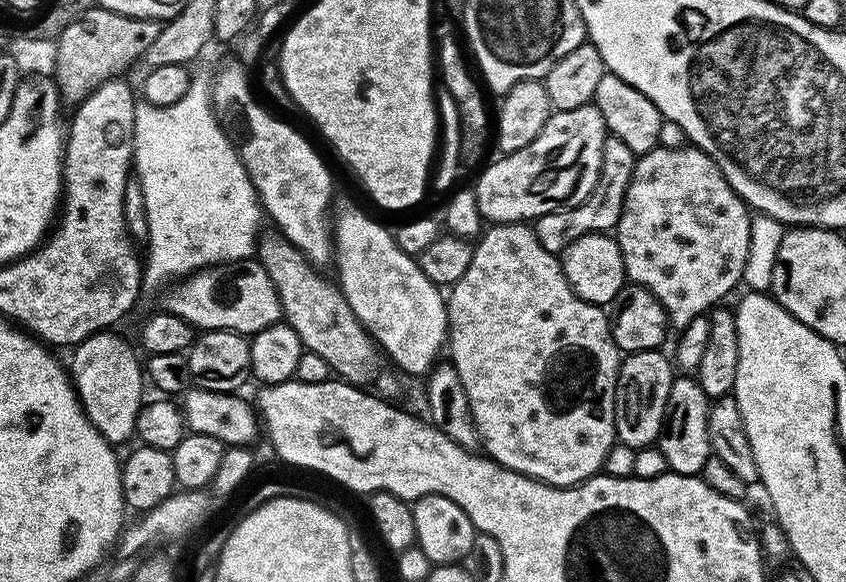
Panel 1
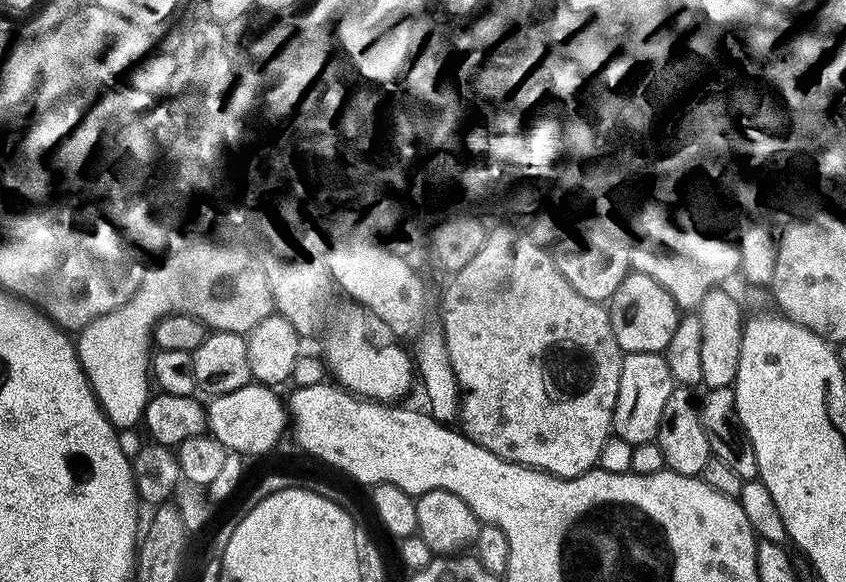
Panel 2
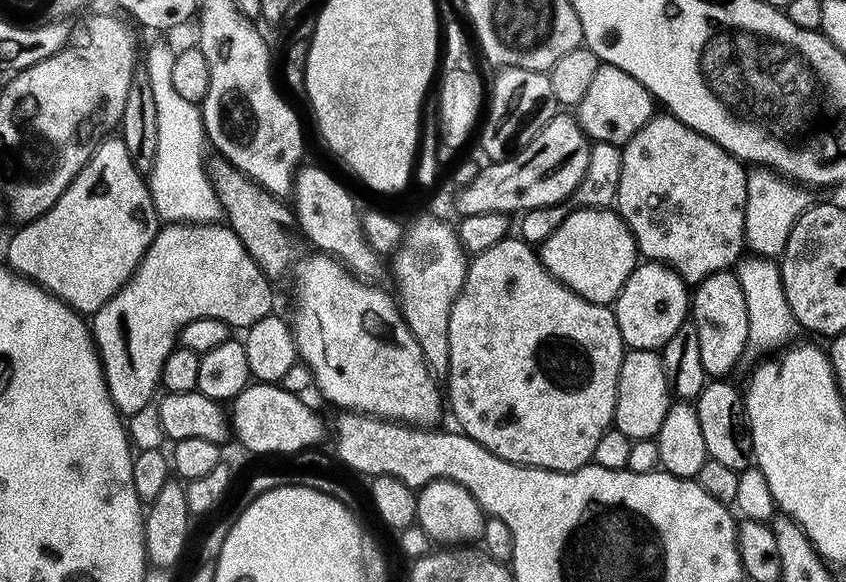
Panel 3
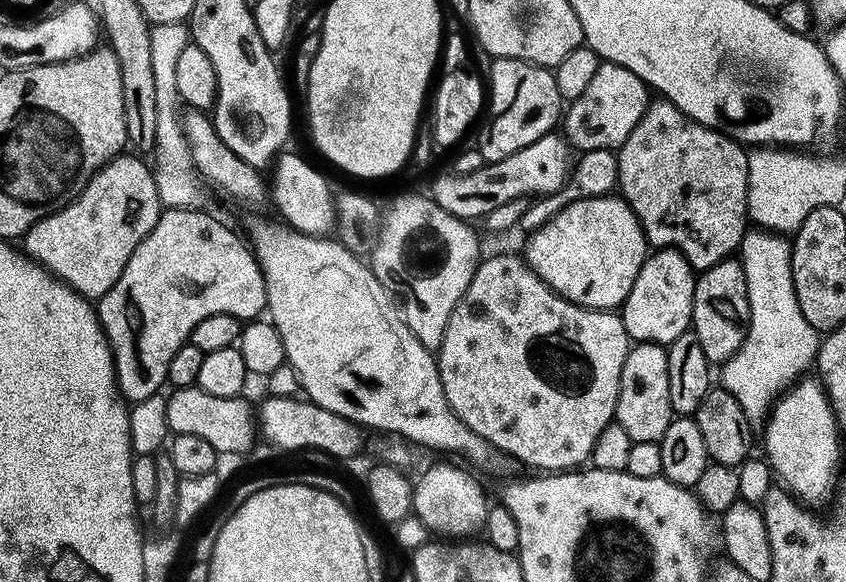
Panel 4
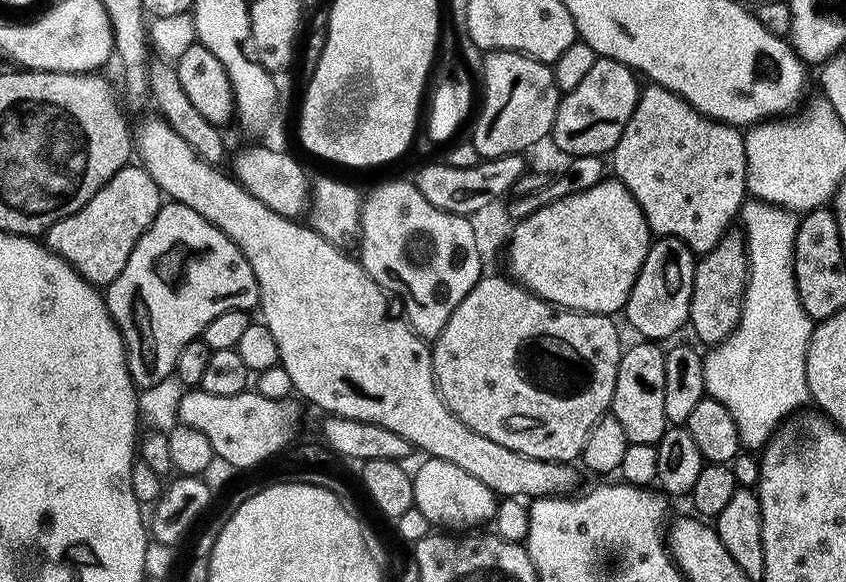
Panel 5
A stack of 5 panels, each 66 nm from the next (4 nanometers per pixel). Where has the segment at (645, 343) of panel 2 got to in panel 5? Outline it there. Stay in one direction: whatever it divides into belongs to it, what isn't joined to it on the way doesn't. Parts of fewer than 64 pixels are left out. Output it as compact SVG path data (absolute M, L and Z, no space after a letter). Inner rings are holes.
M673 236L657 237L649 245L642 270L635 279L624 307L624 315L643 339L660 342L687 325L690 298L693 296L695 261L695 253L681 239Z

